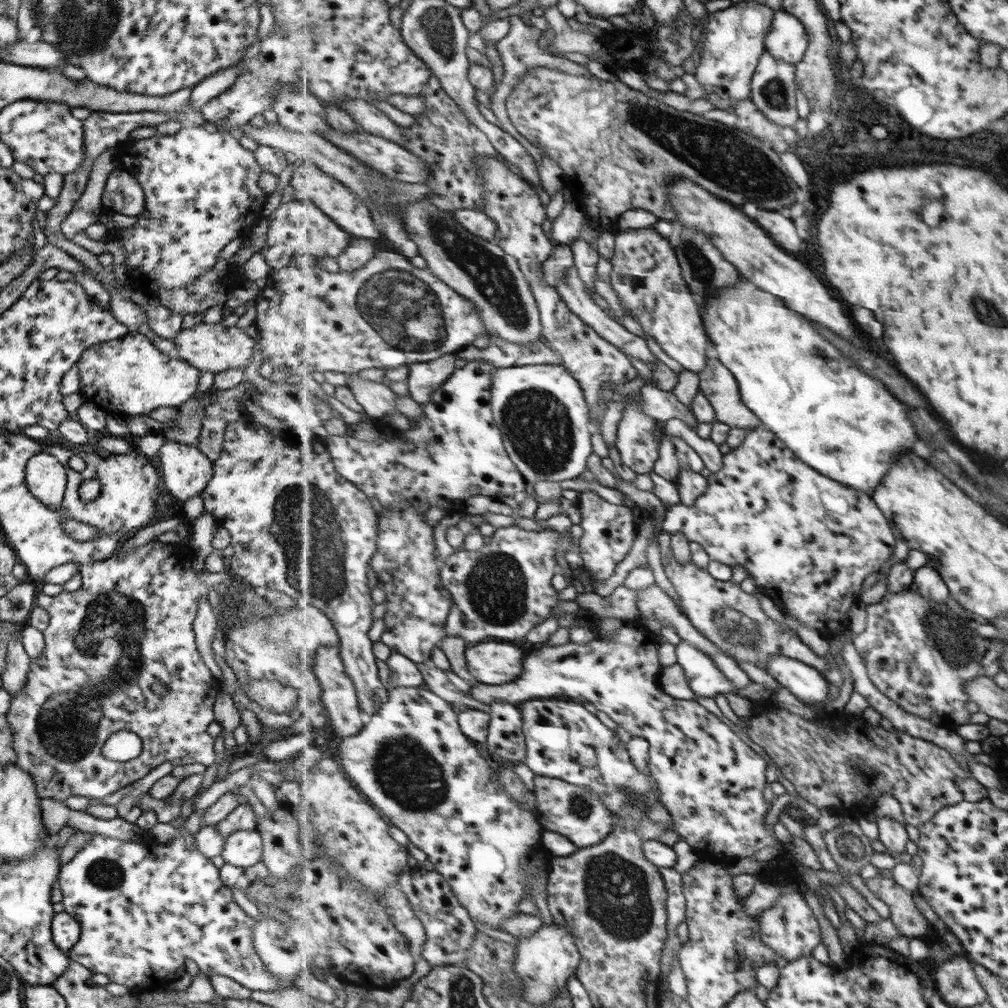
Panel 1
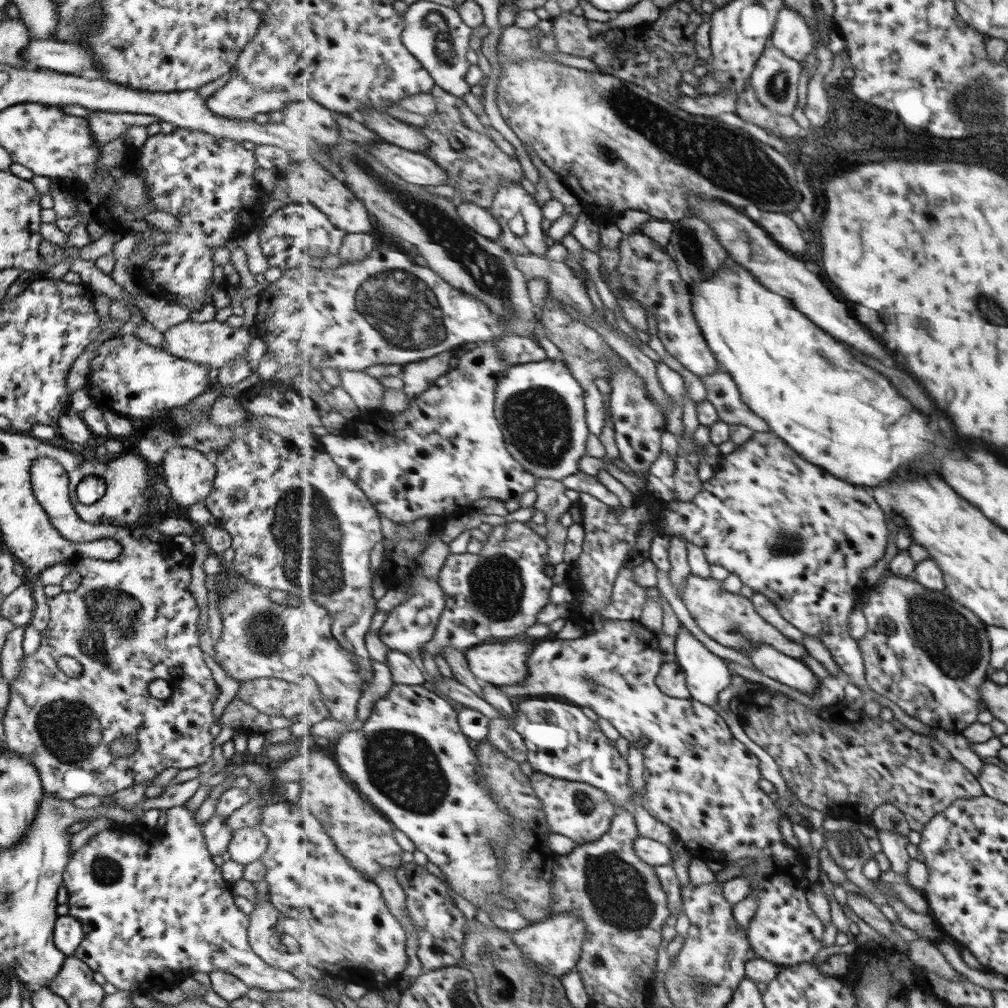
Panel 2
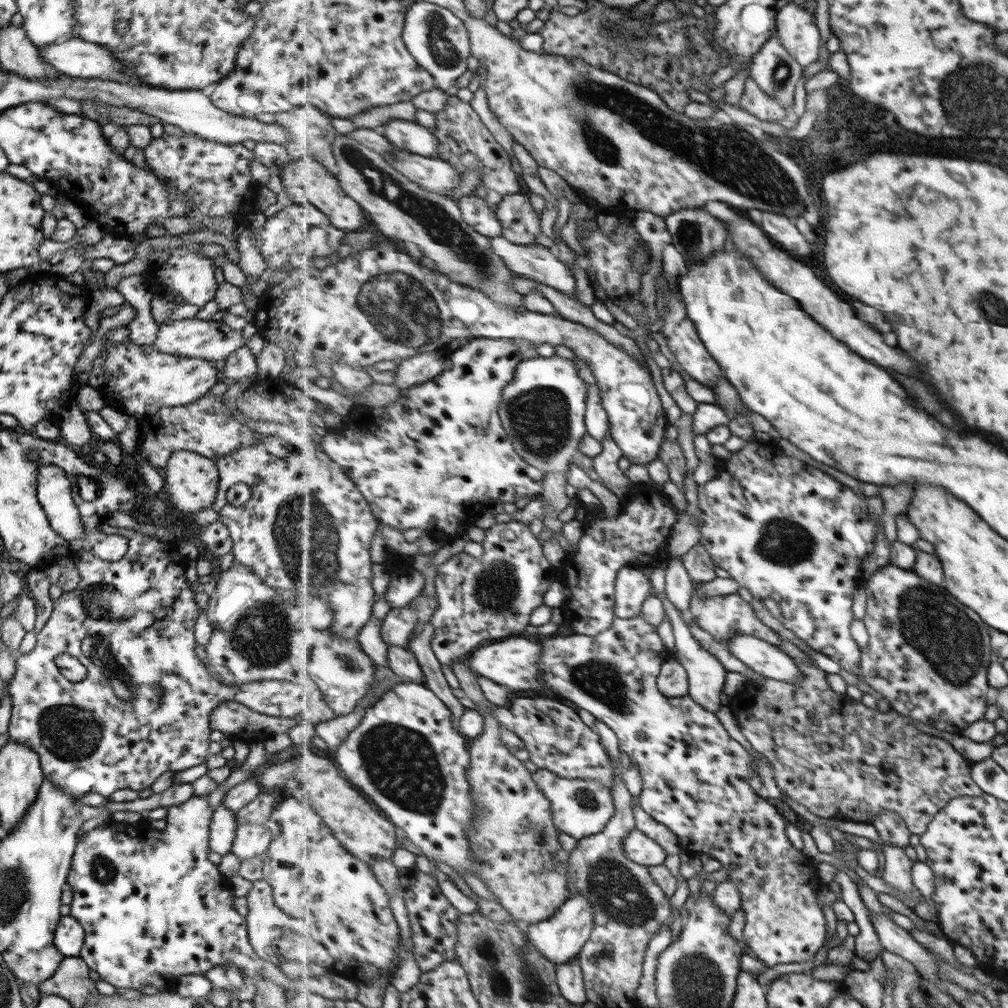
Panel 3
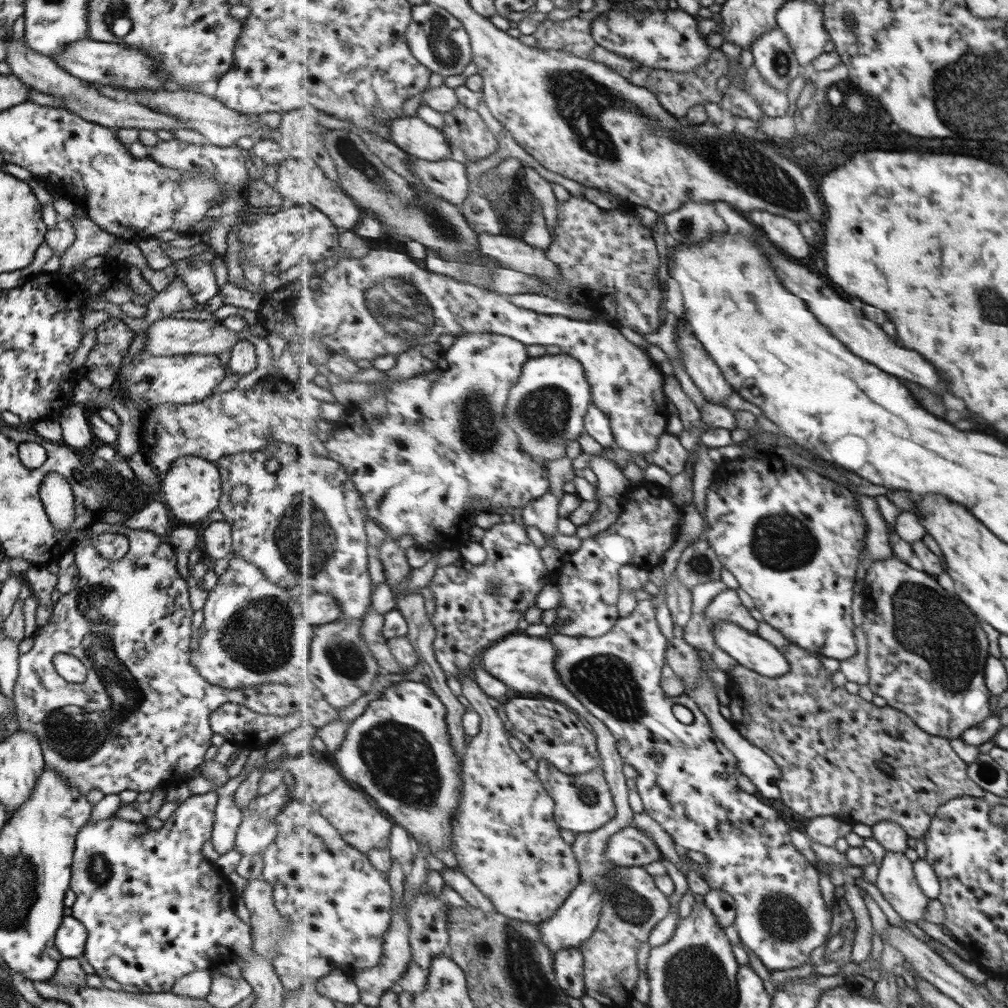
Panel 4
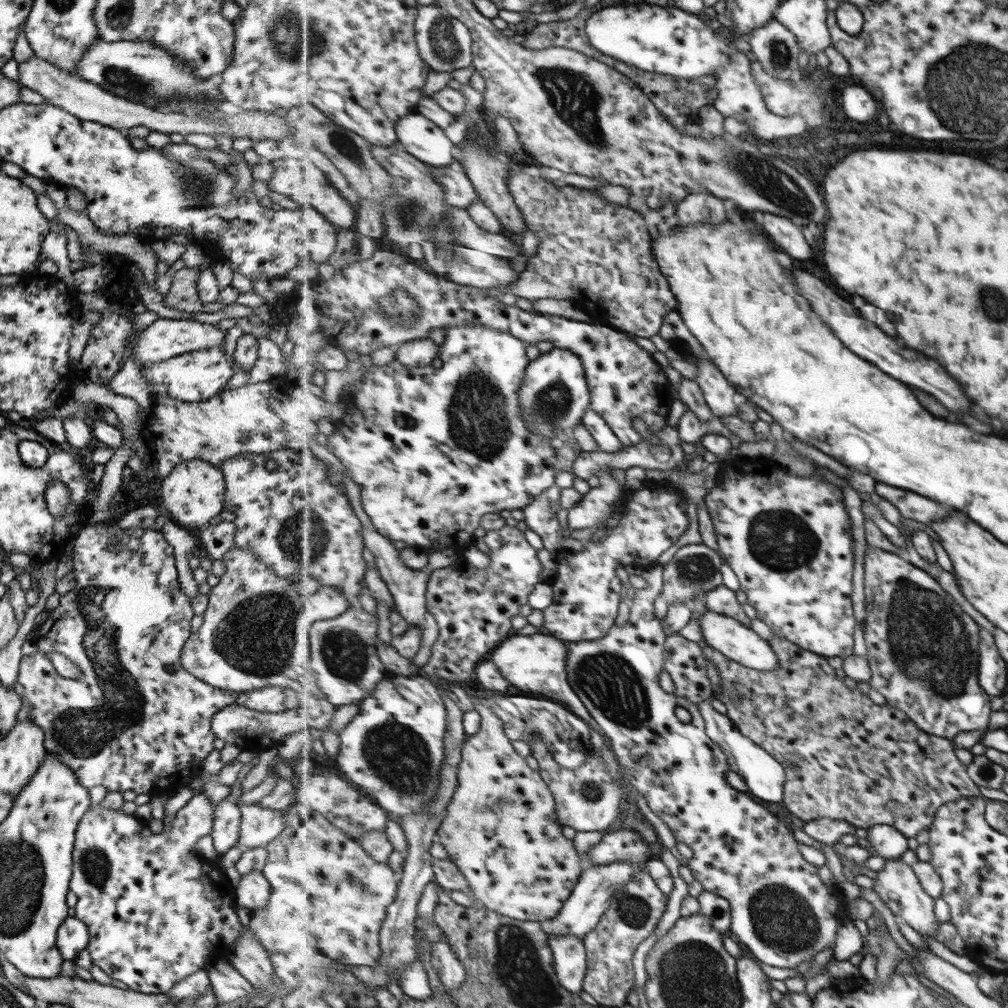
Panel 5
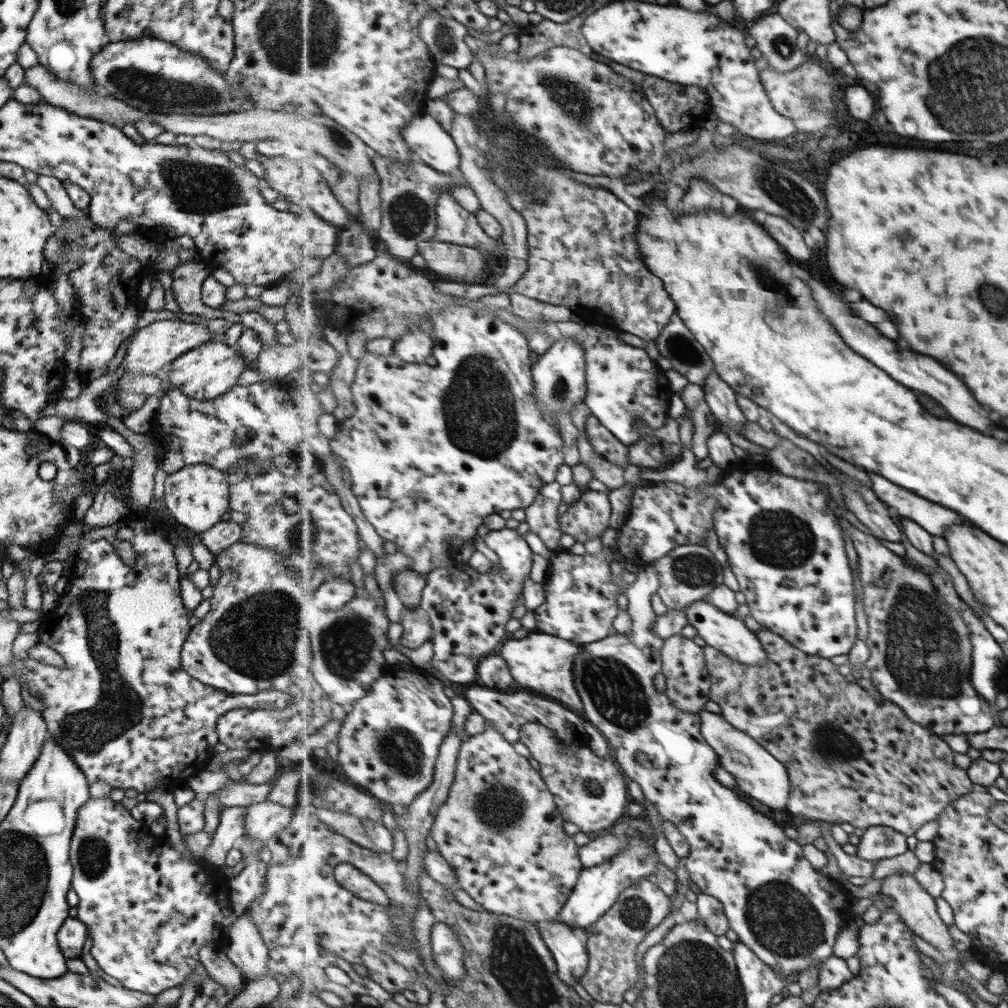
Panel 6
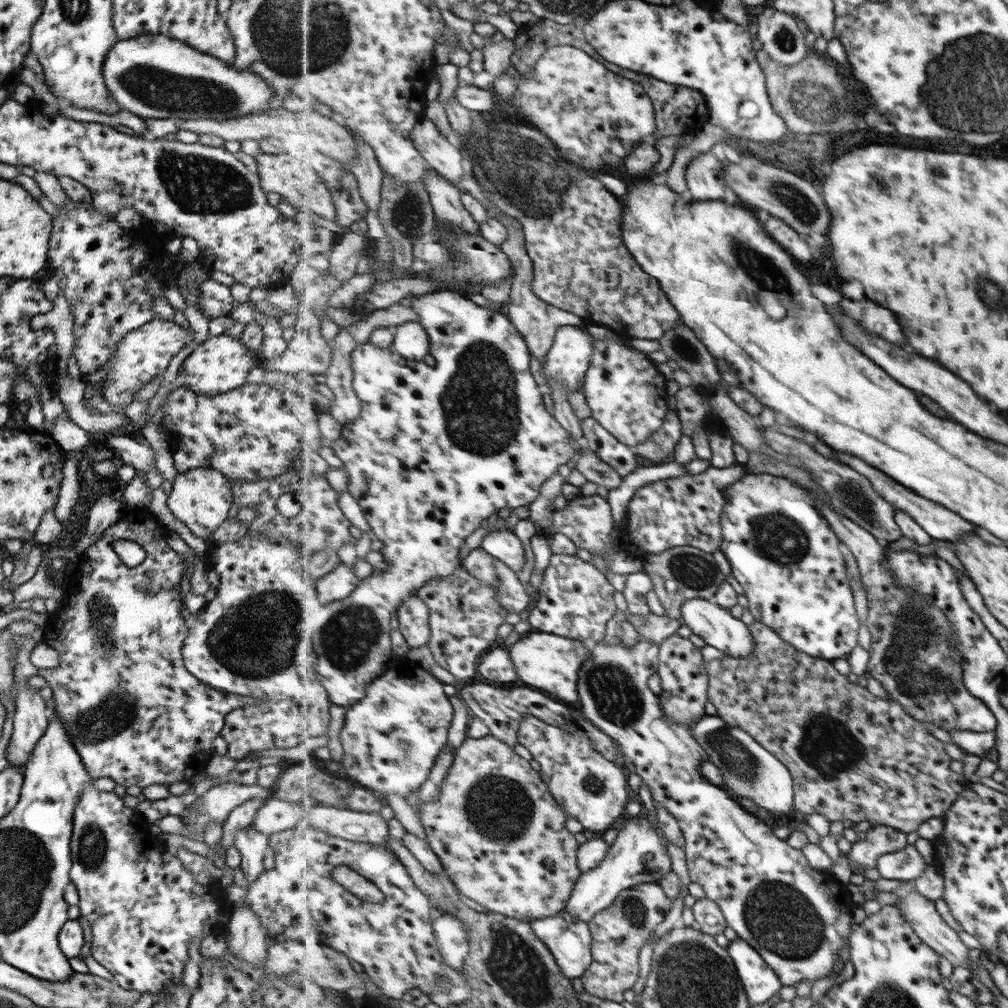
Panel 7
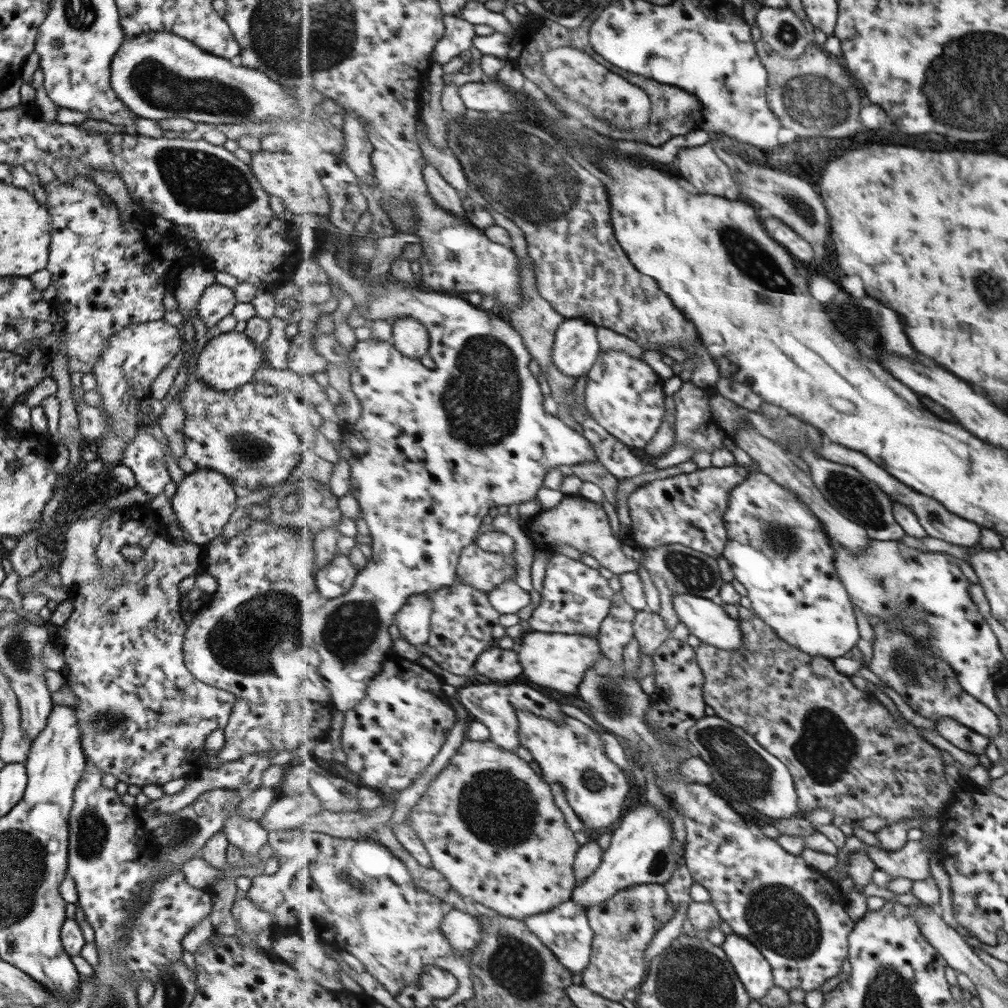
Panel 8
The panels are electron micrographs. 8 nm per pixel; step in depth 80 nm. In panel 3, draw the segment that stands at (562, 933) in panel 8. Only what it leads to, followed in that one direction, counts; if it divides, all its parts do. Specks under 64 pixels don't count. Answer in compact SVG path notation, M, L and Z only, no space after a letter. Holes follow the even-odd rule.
M579 956L567 964L557 964L556 975L564 997L573 1004L585 1004L588 1000L586 982Z

